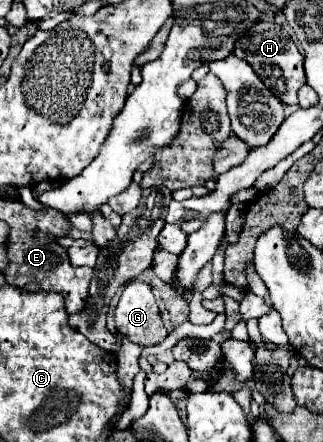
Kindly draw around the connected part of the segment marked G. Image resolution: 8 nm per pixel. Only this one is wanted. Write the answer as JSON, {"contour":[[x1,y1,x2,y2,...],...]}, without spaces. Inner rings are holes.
{"contour":[[132,282,124,288,114,310,114,322,122,336,142,348,156,346,168,336,152,290,144,282]]}

